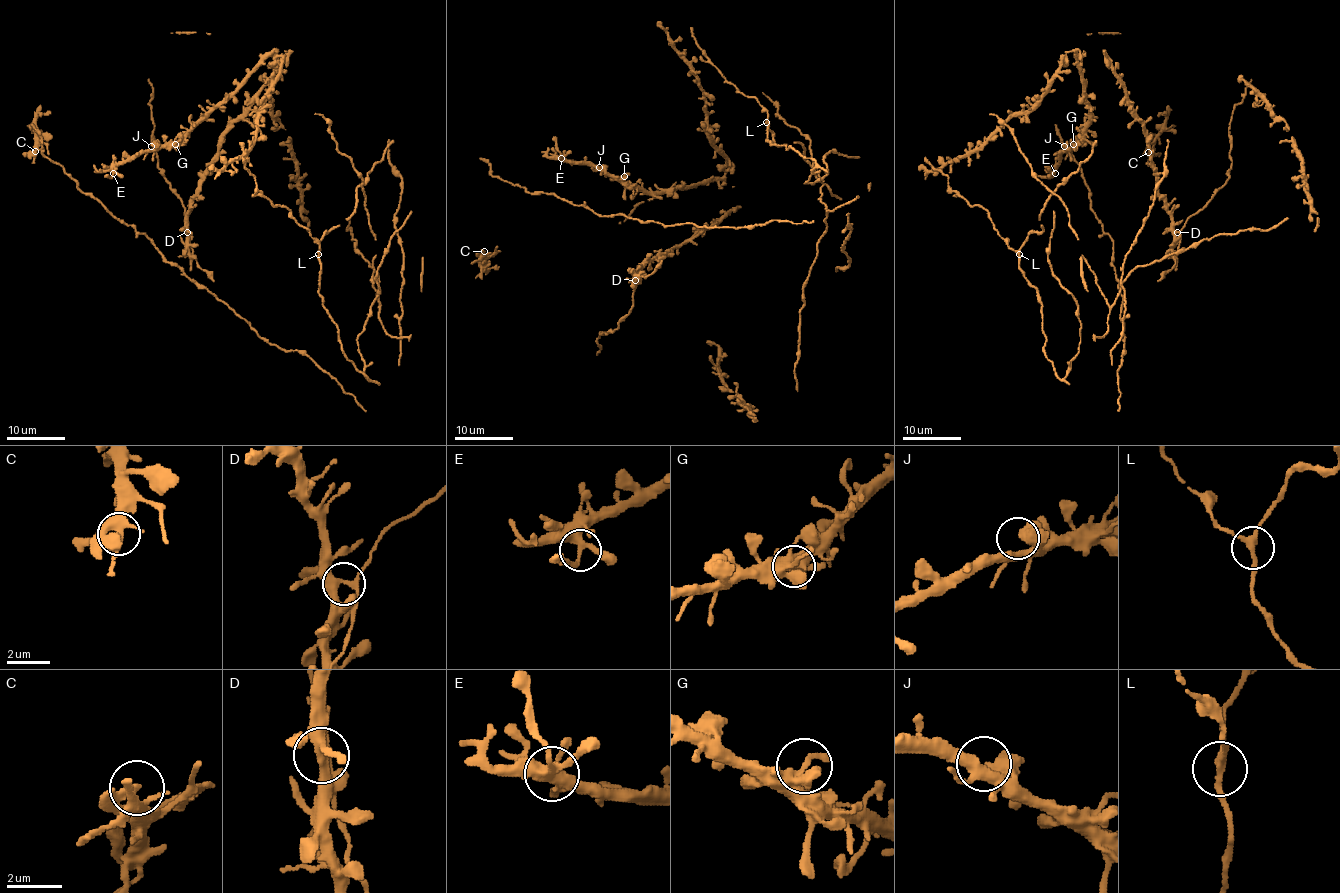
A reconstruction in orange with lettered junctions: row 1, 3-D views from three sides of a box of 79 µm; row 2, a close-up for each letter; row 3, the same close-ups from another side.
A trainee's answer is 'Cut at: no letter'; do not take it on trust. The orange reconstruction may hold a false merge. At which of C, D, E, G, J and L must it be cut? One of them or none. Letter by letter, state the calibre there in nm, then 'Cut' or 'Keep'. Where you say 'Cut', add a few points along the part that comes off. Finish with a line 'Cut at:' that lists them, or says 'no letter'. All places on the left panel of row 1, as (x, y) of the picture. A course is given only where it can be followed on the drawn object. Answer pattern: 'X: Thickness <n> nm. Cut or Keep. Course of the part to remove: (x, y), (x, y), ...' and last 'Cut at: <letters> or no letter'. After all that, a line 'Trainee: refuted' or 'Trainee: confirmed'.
C: Thickness 280 nm. Keep
D: Thickness 280 nm. Cut. Course of the part to remove: (187, 232), (183, 201), (158, 166), (152, 144), (154, 127), (149, 105), (152, 87), (148, 78)
E: Thickness 320 nm. Keep
G: Thickness 280 nm. Keep
J: Thickness 360 nm. Keep
L: Thickness 220 nm. Keep
Cut at: D
Trainee: refuted

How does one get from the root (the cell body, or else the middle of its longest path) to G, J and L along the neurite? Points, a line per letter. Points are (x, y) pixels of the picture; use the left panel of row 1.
G: (225, 167), (237, 160), (254, 140), (260, 103), (279, 73), (281, 57), (276, 55), (276, 51), (175, 144)
J: (225, 167), (254, 140), (260, 103), (279, 73), (281, 57), (276, 51), (175, 141), (151, 146)
L: (225, 167), (234, 172), (245, 169), (263, 195), (275, 205), (285, 205), (310, 232), (320, 248), (318, 254)

